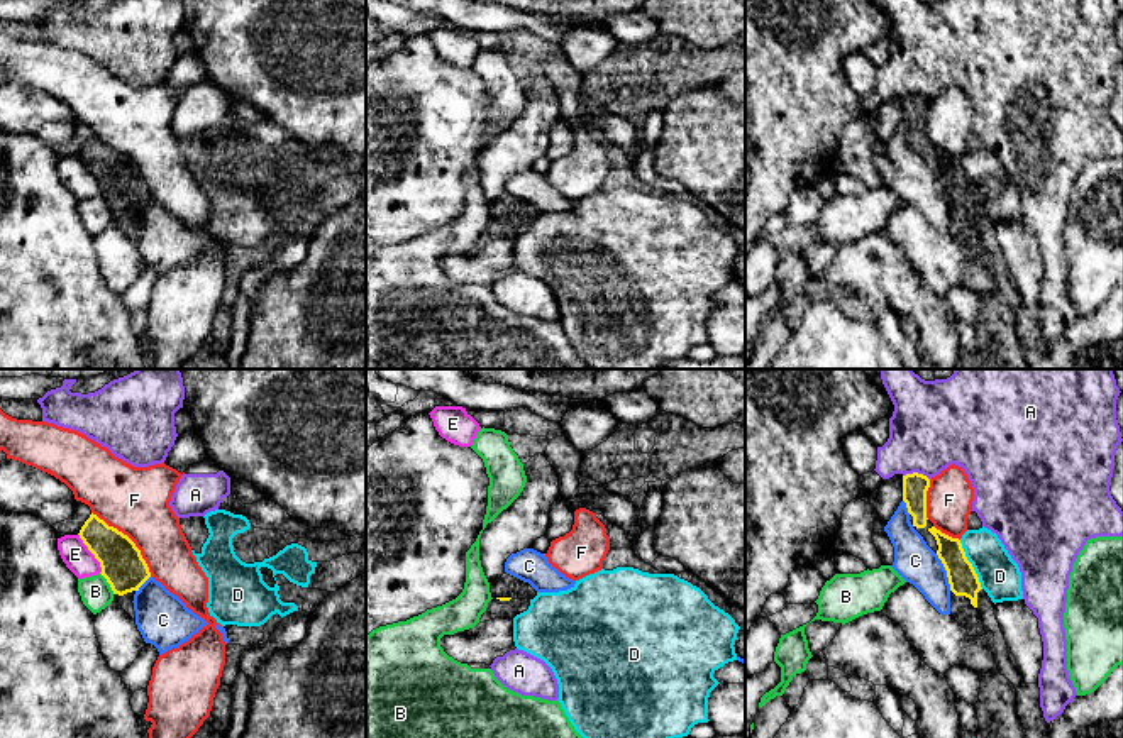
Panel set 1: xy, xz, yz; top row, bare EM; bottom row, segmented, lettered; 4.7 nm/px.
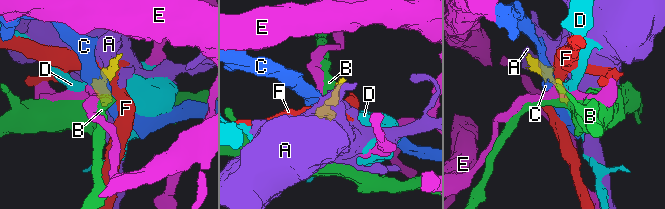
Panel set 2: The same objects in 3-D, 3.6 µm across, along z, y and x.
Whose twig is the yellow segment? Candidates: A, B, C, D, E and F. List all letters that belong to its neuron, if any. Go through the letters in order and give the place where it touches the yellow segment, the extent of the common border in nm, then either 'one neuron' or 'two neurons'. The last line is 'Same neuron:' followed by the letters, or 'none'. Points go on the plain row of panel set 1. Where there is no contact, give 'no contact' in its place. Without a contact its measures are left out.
A: yz (917, 93) | 130 nm | two neurons
B: xy (107, 202) | 120 nm | two neurons
C: yz (947, 193) | 190 nm | two neurons
D: yz (971, 185) | 260 nm | two neurons
E: xy (92, 173) | 220 nm | two neurons
F: xy (129, 159) | 420 nm | two neurons
Same neuron: none

